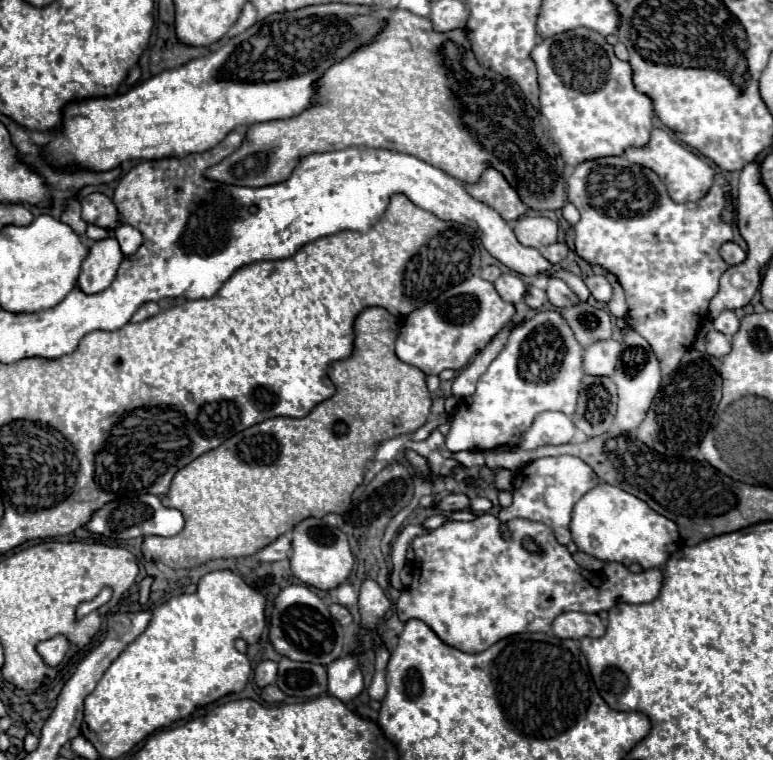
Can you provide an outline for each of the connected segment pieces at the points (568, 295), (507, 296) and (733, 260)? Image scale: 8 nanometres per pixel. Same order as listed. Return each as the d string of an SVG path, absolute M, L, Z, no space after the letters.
M549 278L547 296L549 296L549 302L557 308L569 308L569 306L575 306L581 302L575 296L575 292L563 280L557 280L557 278Z
M501 274L497 280L495 280L495 290L499 292L499 296L505 300L505 302L509 302L509 304L517 304L517 302L521 302L523 298L525 298L525 294L527 294L527 286L525 286L525 282L519 278L519 276L515 276L515 274Z
M725 242L725 244L721 246L721 258L723 258L729 266L735 266L735 264L745 262L747 254L745 254L745 250L743 250L739 244L735 244L735 242Z

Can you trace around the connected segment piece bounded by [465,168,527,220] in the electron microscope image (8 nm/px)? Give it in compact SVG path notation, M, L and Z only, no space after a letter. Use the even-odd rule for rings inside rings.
M487 168L483 172L481 182L465 186L473 198L495 208L503 216L503 220L517 220L527 212L527 206L519 200L517 192L507 184L503 174L499 174L495 168Z

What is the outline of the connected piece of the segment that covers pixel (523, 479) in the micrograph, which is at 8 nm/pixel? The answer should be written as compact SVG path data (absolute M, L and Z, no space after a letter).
M553 456L553 458L541 458L535 462L529 462L521 470L515 472L513 480L513 504L509 508L501 508L499 518L501 522L513 520L513 518L529 518L533 522L543 522L549 528L553 528L555 538L561 544L571 542L571 514L573 506L579 502L583 494L587 494L593 486L601 484L597 474L575 456Z

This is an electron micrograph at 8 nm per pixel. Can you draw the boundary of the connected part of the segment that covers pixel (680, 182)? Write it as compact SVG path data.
M653 128L651 130L651 140L643 148L629 148L625 150L625 158L633 164L651 168L653 172L659 174L659 178L667 184L669 194L675 202L689 202L689 200L699 200L707 194L707 190L713 184L715 170L703 156L693 154L689 148L683 144L675 142L665 130Z

